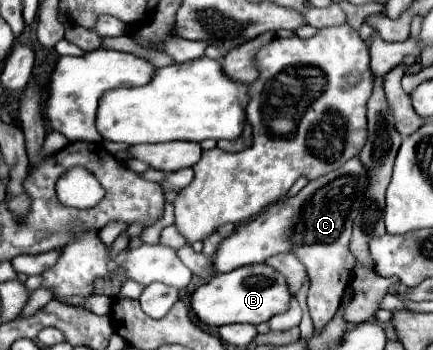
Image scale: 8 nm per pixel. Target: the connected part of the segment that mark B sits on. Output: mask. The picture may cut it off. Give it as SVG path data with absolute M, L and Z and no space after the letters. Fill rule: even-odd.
M261 263L245 265L229 273L217 273L209 283L201 285L193 293L191 307L203 323L219 327L235 321L269 321L273 315L287 311L291 299L293 295L285 277L277 273L273 267Z

